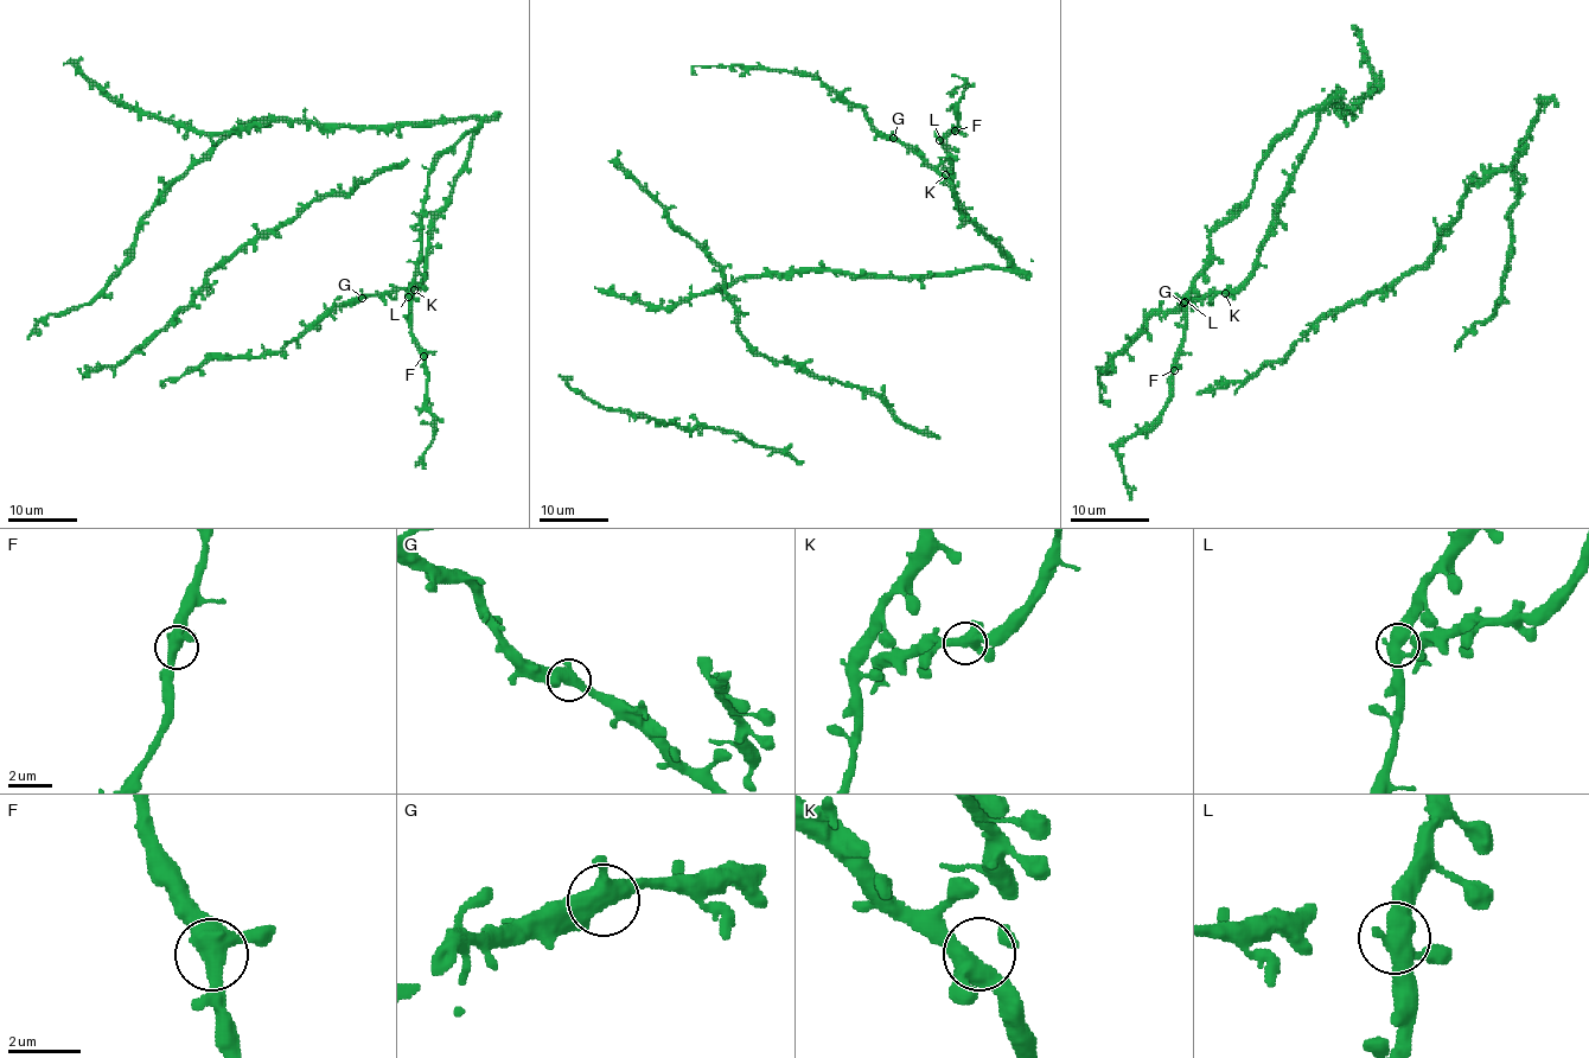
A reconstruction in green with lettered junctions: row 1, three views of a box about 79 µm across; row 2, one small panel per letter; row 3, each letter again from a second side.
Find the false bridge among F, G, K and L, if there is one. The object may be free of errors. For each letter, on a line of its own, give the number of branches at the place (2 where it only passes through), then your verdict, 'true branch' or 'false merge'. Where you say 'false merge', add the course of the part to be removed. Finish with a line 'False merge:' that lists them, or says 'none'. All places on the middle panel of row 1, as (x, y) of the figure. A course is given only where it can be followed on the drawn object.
F: 3 branches meet; true branch
G: 3 branches meet; true branch
K: 3 branches meet; true branch
L: 3 branches meet; true branch
False merge: none

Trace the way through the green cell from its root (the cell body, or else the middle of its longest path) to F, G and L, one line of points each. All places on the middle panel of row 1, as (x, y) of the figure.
F: (942, 178), (961, 211), (1006, 254), (965, 216), (955, 195), (943, 145), (955, 129)
G: (942, 178), (919, 155), (893, 138)
L: (942, 178), (952, 186), (961, 211), (1006, 254), (961, 208), (952, 183), (952, 160), (939, 140)

